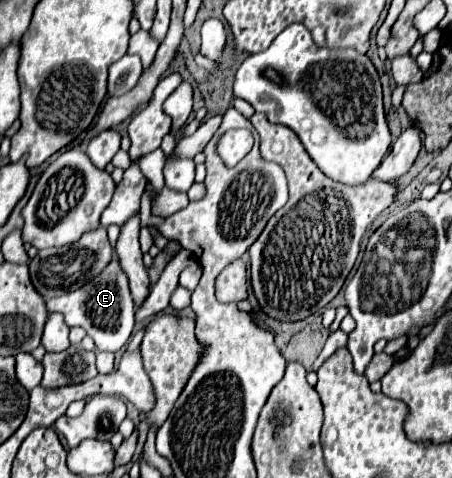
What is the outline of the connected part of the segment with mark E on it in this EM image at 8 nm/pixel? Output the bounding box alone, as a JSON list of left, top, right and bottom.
[45,259,135,351]

